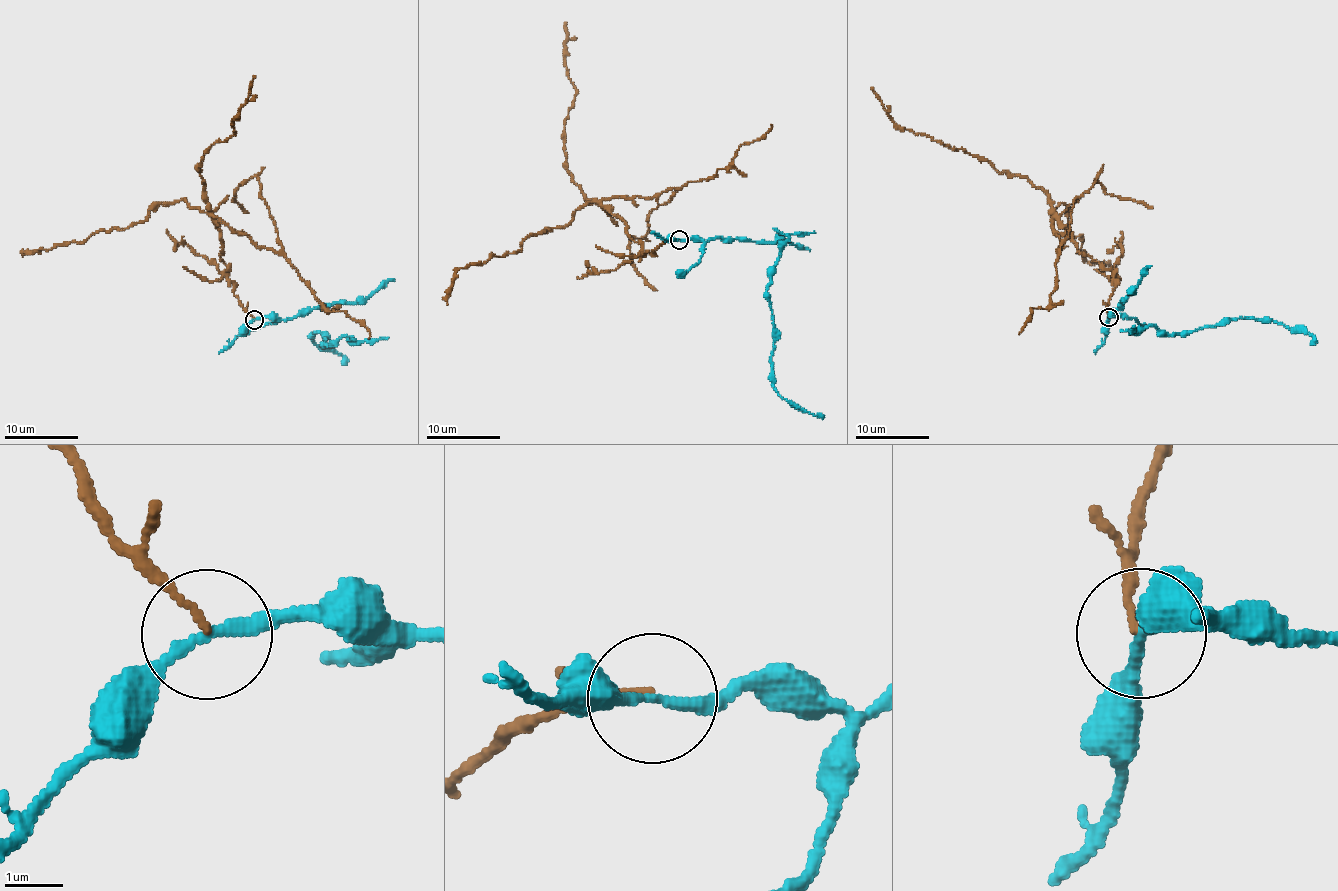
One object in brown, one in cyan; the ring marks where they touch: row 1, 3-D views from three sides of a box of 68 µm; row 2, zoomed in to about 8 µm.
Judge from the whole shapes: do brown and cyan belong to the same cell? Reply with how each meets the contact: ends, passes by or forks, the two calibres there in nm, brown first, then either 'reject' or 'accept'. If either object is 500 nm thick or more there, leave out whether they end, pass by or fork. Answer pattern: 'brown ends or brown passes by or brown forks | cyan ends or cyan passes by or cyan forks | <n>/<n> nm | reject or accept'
brown ends | cyan passes by | 100/190 nm | reject

